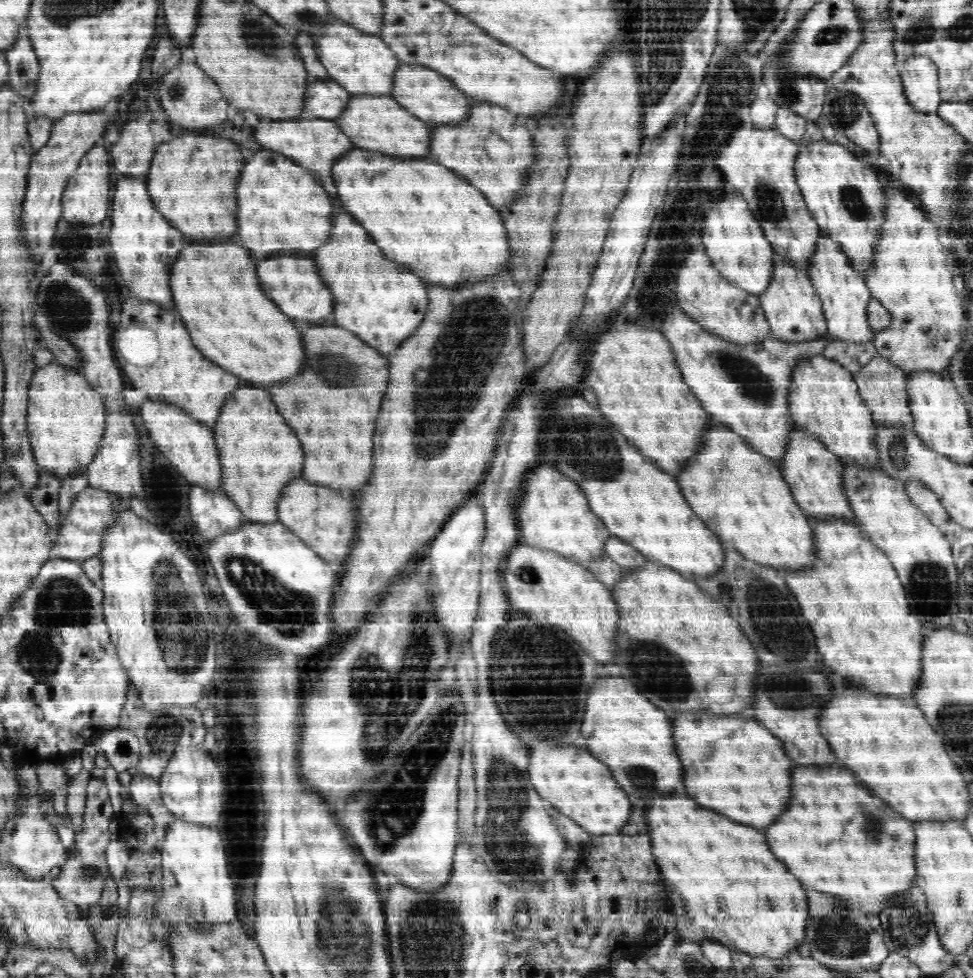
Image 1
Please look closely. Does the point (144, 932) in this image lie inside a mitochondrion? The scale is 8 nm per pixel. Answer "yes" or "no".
no

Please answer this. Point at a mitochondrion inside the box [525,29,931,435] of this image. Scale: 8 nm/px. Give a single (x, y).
(732, 83)

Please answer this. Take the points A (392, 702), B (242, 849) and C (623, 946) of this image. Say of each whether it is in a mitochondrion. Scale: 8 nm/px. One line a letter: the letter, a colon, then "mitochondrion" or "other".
A: mitochondrion
B: other
C: other

